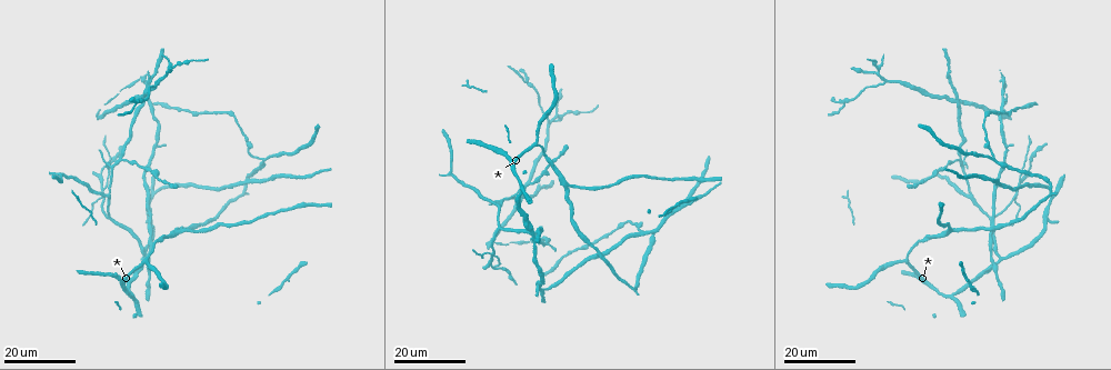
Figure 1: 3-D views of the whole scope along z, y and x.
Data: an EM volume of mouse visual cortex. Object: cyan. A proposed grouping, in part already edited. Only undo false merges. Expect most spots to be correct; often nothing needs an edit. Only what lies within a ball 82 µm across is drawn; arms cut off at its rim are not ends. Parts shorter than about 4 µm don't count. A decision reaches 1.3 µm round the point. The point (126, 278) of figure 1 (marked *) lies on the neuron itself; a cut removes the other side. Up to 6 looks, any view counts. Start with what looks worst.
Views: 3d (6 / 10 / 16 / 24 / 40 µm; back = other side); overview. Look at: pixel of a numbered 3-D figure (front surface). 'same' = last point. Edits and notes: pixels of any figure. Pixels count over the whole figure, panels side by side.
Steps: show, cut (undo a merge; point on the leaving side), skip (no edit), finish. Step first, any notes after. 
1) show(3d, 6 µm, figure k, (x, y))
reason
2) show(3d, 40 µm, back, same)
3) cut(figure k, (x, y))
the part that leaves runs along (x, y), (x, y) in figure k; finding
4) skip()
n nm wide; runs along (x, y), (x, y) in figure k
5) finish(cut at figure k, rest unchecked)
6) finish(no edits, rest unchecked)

show(3d, 24 µm, figure 1, (110, 167))

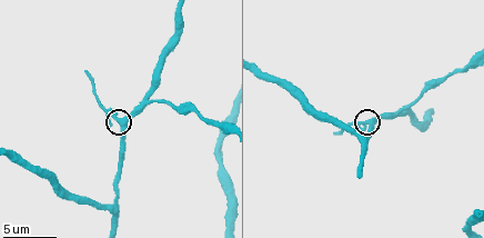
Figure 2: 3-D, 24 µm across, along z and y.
show(3d, 10 µm, figure 2, (118, 119))

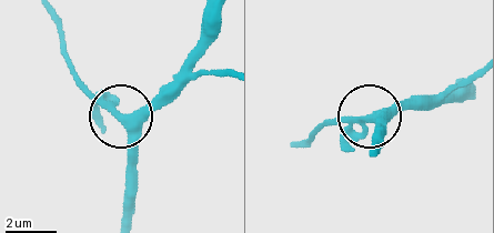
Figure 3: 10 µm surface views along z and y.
skip()
330 nm wide; runs along (374, 154), (372, 120), (349, 117), (320, 122) in figure 3; continuous, no second neuron

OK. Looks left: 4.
show(3d, 24 µm, figure 1, (1014, 198))
three arms meet

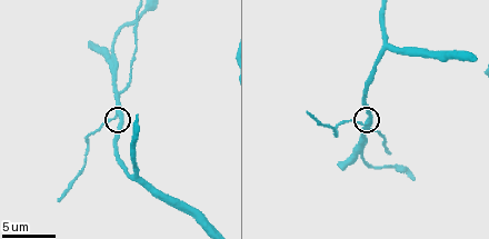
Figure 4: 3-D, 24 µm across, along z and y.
show(3d, 10 µm, figure 4, (115, 114))

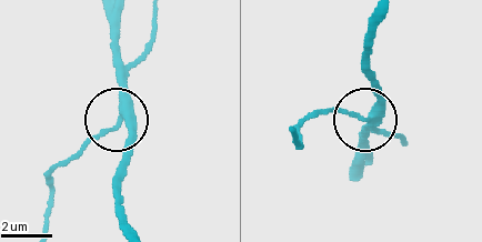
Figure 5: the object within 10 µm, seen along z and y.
cut(figure 5, (113, 129))
310 nm wide; the part that leaves runs along (124, 93), (157, 13) in figure 5; two neurons meet here

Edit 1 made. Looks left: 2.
show(3d, 16 µm, figure 1, (915, 186))
two arms in line, one across

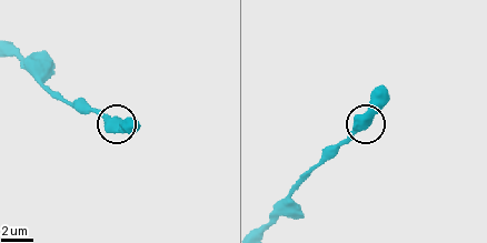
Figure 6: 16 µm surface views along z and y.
show(3d, 6 µm, figure 6, (110, 118))

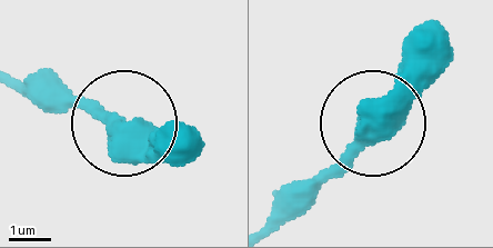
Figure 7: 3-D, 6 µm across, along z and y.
skip()
460 nm wide; runs along (270, 227), (446, 49) in figure 7; all the same neuron

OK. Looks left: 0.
finish(cut at figure 5, rest unchecked)

